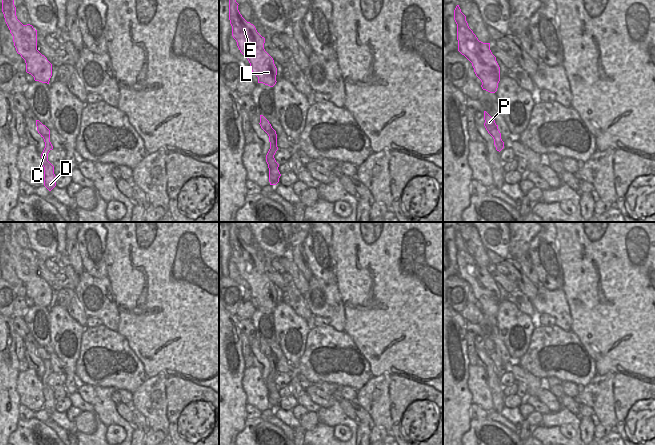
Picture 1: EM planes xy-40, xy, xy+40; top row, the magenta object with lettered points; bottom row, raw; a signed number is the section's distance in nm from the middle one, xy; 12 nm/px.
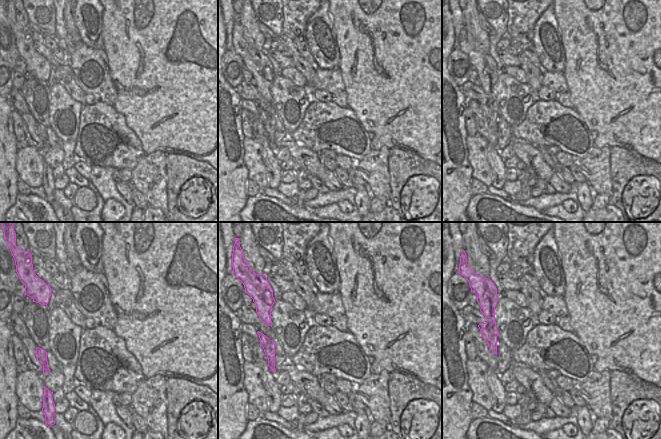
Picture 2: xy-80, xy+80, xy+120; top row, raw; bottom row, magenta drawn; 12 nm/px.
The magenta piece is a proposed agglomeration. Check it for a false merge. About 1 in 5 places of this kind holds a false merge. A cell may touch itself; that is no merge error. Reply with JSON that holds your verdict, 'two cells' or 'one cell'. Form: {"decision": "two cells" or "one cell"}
{"decision": "two cells"}

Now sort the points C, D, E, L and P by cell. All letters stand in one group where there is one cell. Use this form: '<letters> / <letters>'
C D E L / P

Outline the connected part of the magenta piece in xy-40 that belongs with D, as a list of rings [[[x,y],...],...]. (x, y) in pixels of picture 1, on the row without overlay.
[[[50,358],[45,363],[45,372],[41,378],[42,389],[44,391],[44,410],[51,415],[56,410],[56,400],[54,398],[54,390],[48,385],[48,377],[53,373],[50,366]]]

